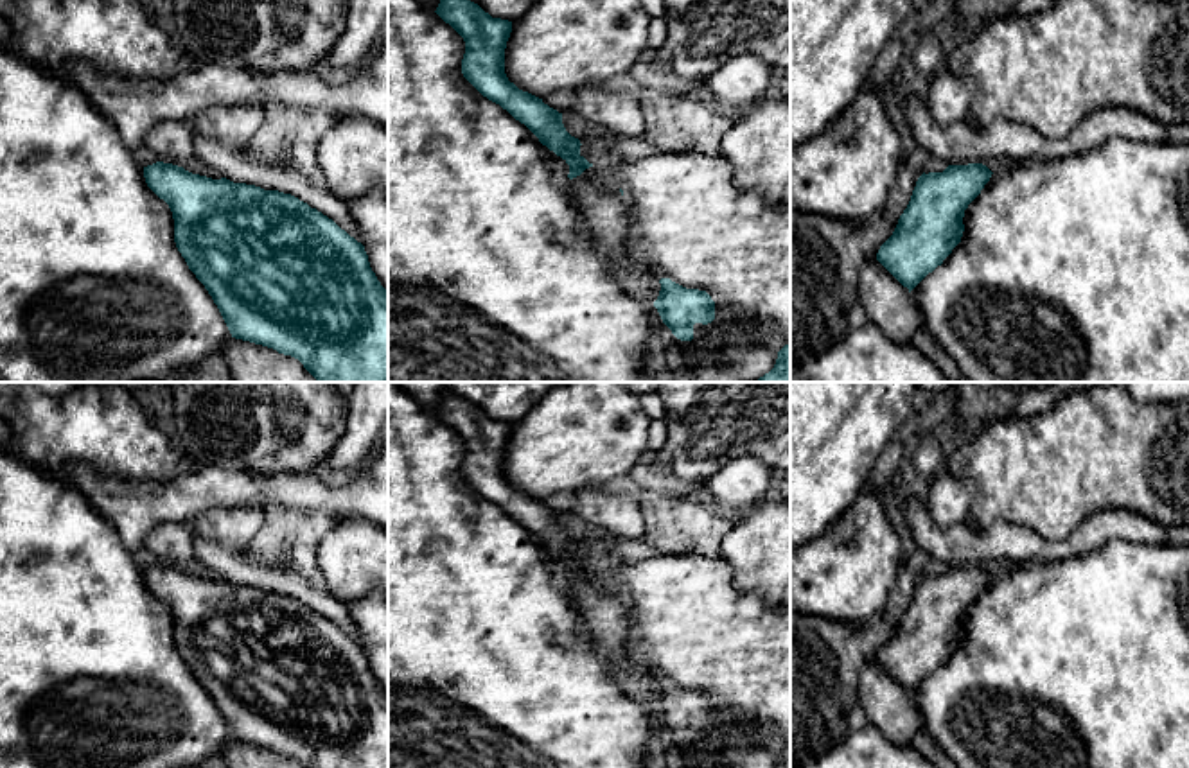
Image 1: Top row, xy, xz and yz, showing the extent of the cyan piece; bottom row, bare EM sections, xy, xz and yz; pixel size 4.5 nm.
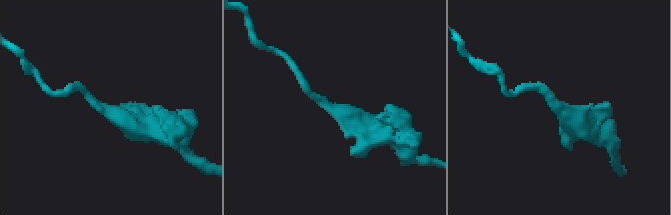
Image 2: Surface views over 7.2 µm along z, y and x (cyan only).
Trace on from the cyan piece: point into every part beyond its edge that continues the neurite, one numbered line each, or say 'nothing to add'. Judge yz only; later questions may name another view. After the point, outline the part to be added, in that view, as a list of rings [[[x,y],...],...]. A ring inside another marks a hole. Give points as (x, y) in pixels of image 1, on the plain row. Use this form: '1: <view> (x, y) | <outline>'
nothing to add

